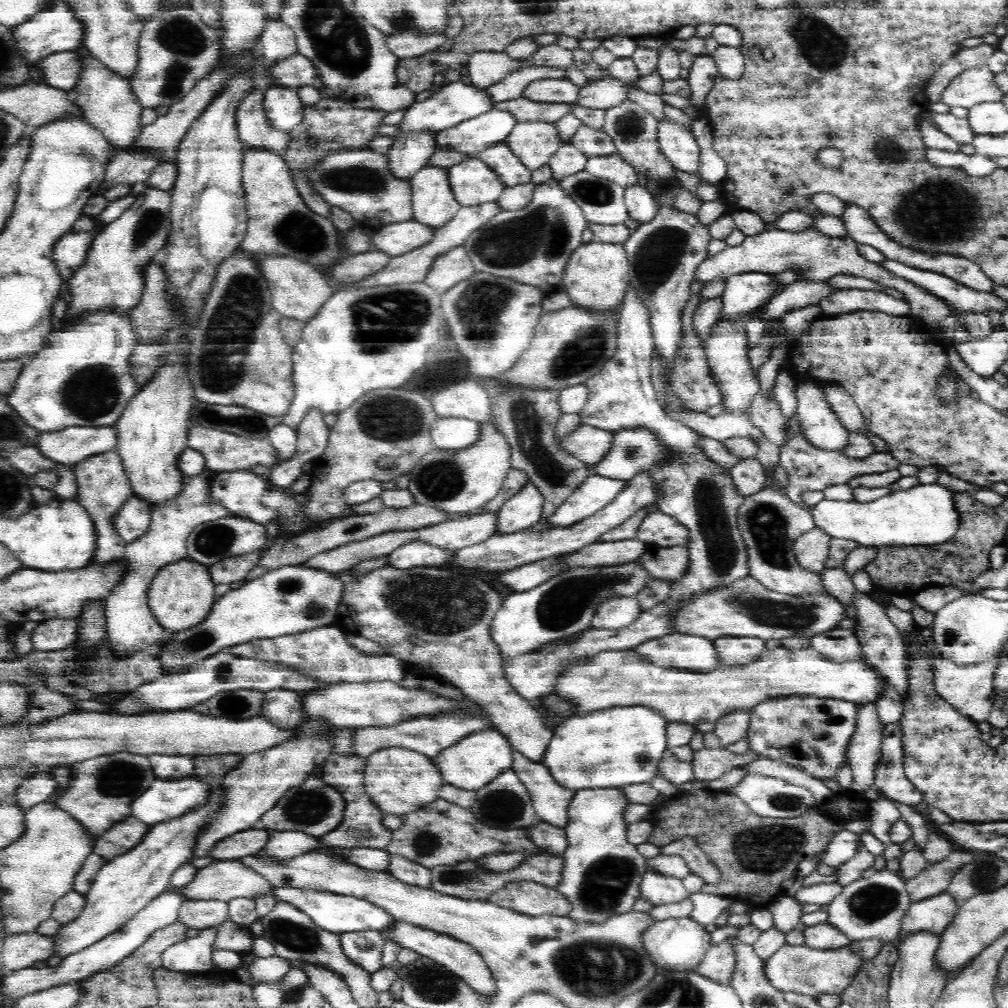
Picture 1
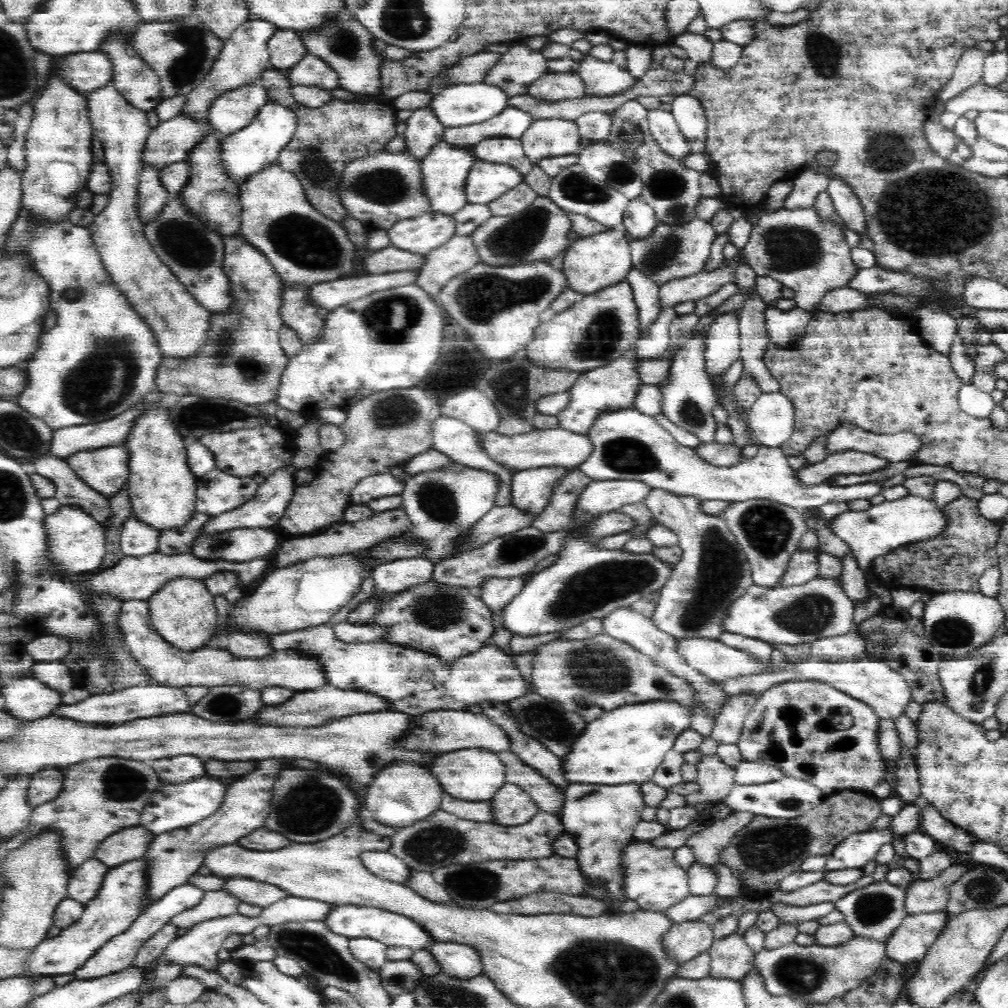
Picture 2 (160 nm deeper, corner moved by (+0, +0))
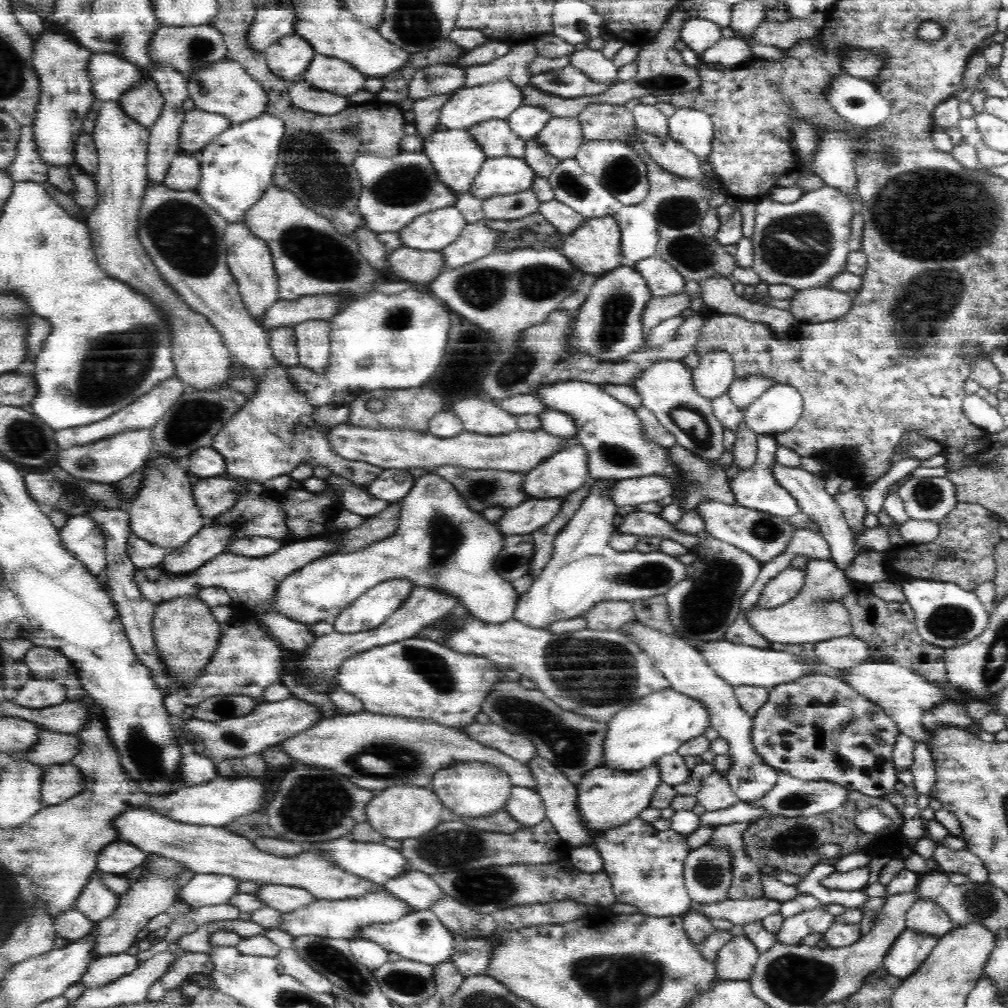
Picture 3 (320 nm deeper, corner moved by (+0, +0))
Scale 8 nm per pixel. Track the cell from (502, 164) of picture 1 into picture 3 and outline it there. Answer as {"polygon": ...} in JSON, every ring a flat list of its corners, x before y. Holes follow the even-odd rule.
{"polygon":[[506,119,479,122,467,131,480,144,486,158,526,158,526,140,510,129]]}

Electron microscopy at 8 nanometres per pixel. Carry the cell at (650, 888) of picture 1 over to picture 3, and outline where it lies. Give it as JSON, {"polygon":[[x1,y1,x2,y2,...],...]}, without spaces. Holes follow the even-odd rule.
{"polygon":[[638,817,626,825,615,826,608,832,600,833,593,839,593,844,601,854,603,871,611,880,617,902,636,906,640,912,648,916,682,915,692,906,693,900,689,897,684,881,685,859,691,851,686,835,680,834,672,828,665,831,656,830,651,822]]}

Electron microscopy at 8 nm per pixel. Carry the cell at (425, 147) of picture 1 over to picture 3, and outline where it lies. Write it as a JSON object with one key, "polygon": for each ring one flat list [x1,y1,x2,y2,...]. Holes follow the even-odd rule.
{"polygon":[[450,93,437,94,428,98,418,99,413,105,416,132,420,138,430,137,439,125,441,108,448,102]]}

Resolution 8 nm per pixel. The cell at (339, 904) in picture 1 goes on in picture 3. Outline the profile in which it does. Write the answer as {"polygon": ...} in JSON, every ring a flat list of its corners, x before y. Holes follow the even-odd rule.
{"polygon":[[429,910,414,911,402,918,393,919,392,922,369,923,368,926,362,926,356,936,371,940,390,952,397,952,403,958,434,966,452,963,452,954,456,950,457,942,454,935,441,923,441,920]]}

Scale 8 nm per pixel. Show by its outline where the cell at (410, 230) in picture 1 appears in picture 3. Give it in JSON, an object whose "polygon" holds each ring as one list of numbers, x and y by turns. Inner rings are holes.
{"polygon":[[447,206,420,214,398,233,404,247,442,251,460,237,466,225,460,209]]}

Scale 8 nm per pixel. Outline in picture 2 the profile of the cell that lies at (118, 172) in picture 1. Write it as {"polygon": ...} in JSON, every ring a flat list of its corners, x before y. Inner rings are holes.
{"polygon":[[179,114,154,127,142,150,142,168,159,167,184,161,188,158,200,138,204,138,213,127,208,119,194,119]]}

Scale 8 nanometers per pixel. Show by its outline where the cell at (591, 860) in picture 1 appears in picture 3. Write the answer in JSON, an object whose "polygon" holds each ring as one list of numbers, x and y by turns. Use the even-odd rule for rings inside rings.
{"polygon":[[656,765,635,773,617,773,616,770,602,767,590,770,577,784,577,816,584,821,584,826,592,833,592,838,596,838,600,833,608,832,615,826,626,825,632,819,638,818,642,810,650,807,651,799,660,784,663,784,663,780]]}

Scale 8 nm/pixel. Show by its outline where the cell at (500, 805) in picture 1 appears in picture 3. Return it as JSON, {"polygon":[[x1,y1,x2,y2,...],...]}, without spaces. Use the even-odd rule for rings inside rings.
{"polygon":[[513,786,505,811,523,826,534,826,547,818,545,804,535,789]]}

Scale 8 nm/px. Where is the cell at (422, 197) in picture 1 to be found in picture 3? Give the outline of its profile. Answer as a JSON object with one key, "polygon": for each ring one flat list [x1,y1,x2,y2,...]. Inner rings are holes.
{"polygon":[[447,129,436,131,430,137,424,137,423,151,432,161,432,168,436,170,436,176,440,182,448,186,452,193,456,193,456,198,459,198,464,193,467,193,482,168,484,161,487,159,484,156,484,151,480,149,480,144,472,139,472,135,467,129]]}

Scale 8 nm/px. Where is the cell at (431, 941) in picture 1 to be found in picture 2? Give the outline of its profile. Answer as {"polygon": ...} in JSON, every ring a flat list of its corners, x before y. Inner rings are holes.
{"polygon":[[435,941,428,946,428,950,446,975,469,979,483,974,480,953,473,946]]}

